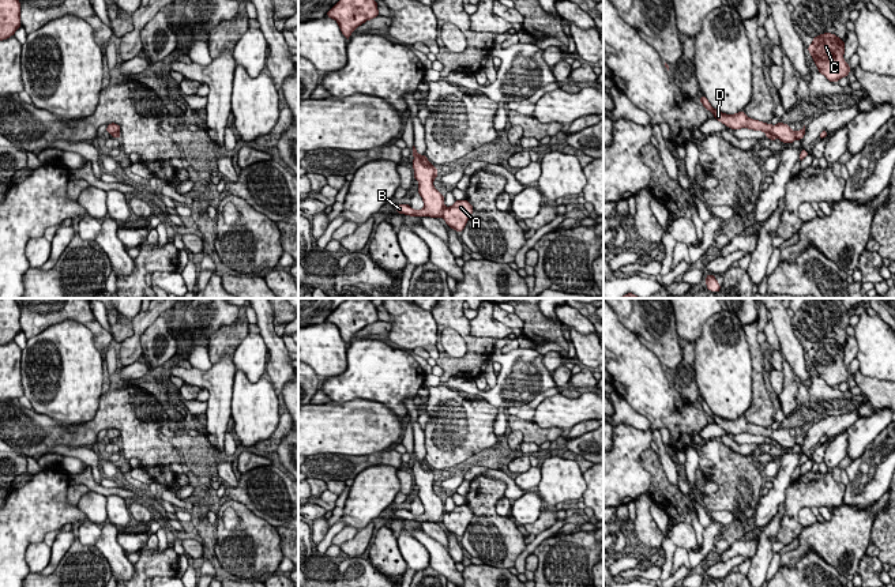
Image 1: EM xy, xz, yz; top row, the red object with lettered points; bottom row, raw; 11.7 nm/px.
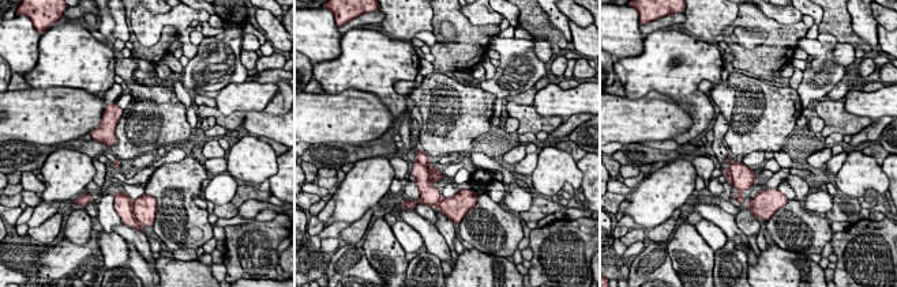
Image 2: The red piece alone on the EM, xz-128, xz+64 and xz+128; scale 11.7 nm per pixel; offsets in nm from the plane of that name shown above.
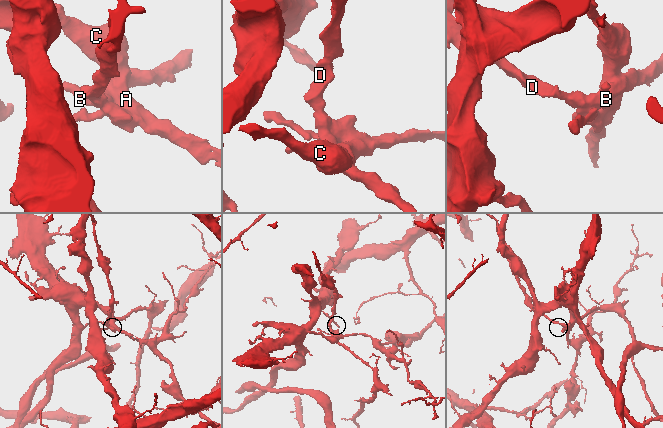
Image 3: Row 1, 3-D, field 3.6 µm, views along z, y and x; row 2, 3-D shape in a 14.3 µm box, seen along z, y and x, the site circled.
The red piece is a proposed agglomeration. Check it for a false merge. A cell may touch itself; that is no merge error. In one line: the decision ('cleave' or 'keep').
cleave

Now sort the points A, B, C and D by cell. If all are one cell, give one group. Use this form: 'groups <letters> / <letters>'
groups A C / B D

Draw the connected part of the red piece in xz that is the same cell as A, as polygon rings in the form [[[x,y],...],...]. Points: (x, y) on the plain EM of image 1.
[[[466,504],[456,505],[451,512],[443,513],[441,522],[447,527],[448,533],[456,537],[463,537],[473,515],[473,511]]]

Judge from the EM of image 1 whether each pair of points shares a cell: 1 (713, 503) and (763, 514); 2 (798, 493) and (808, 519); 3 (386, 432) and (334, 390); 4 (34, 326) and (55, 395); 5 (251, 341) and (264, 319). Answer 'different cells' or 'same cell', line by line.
1: different cells
2: different cells
3: different cells
4: different cells
5: different cells

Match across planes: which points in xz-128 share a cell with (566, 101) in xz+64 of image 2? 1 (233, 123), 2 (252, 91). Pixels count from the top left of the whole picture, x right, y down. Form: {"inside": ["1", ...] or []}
{"inside": ["2"]}

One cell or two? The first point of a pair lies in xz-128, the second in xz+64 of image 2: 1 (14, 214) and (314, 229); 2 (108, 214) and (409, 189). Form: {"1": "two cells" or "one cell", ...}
{"1": "one cell", "2": "one cell"}

